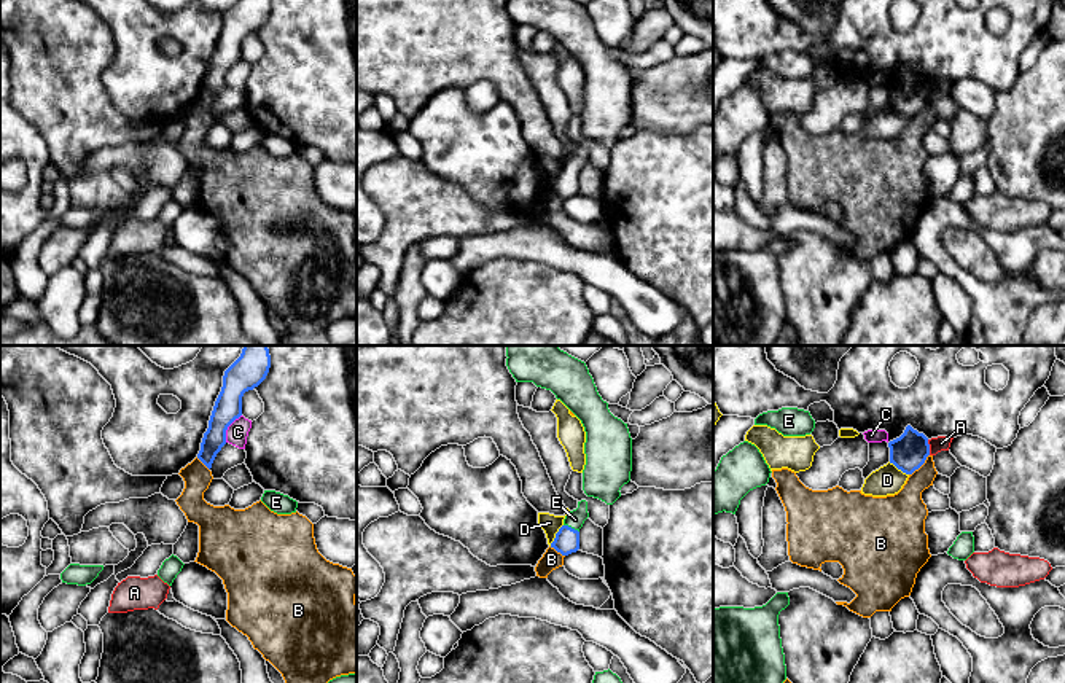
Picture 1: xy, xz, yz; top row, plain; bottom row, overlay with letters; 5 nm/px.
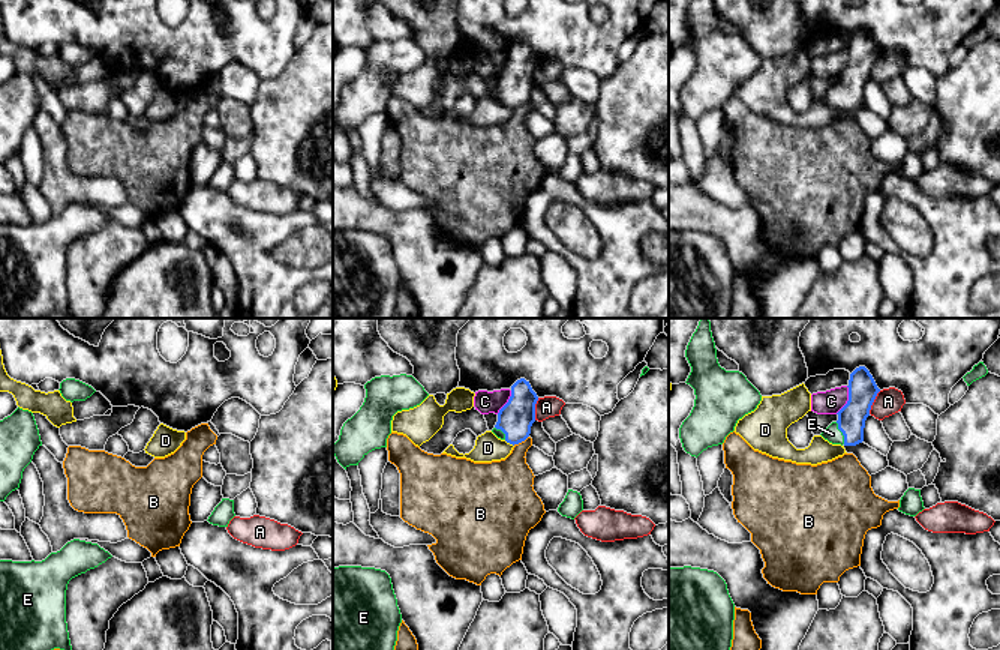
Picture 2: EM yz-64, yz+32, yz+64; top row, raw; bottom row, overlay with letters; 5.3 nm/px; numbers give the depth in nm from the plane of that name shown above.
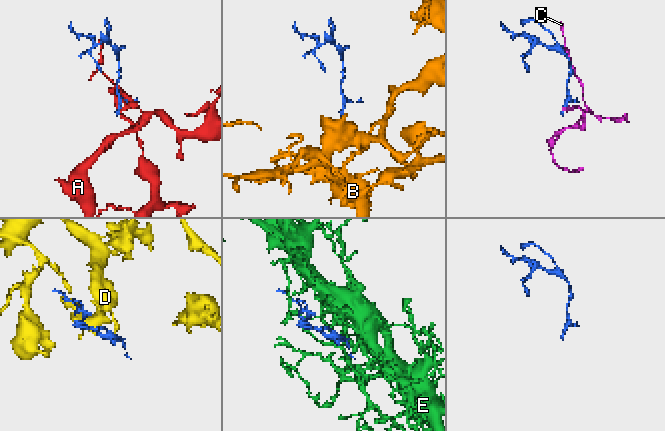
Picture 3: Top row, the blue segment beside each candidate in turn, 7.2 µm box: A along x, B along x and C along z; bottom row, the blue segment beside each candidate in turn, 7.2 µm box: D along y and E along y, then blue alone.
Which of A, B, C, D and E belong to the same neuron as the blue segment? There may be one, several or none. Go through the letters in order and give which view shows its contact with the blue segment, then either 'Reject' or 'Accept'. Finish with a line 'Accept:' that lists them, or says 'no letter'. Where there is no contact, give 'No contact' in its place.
A: Touches blue in yz. Reject
B: Touches blue in yz. Reject
C: Touches blue in xy. Reject
D: Touches blue in xz. Reject
E: Touches blue in xz. Accept
Accept: E

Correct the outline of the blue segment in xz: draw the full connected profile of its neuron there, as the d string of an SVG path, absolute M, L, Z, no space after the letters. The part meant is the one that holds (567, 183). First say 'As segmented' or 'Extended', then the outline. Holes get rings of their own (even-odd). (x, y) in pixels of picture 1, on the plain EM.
Extended. M581 143L578 145L578 151L565 159L564 169L556 177L551 191L554 191L562 199L576 196L579 193L579 172L583 170L587 161L587 145Z

